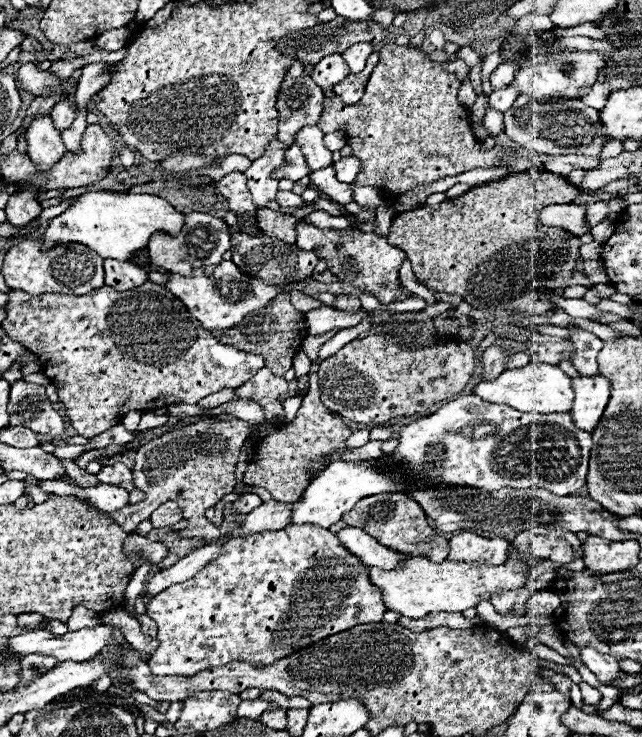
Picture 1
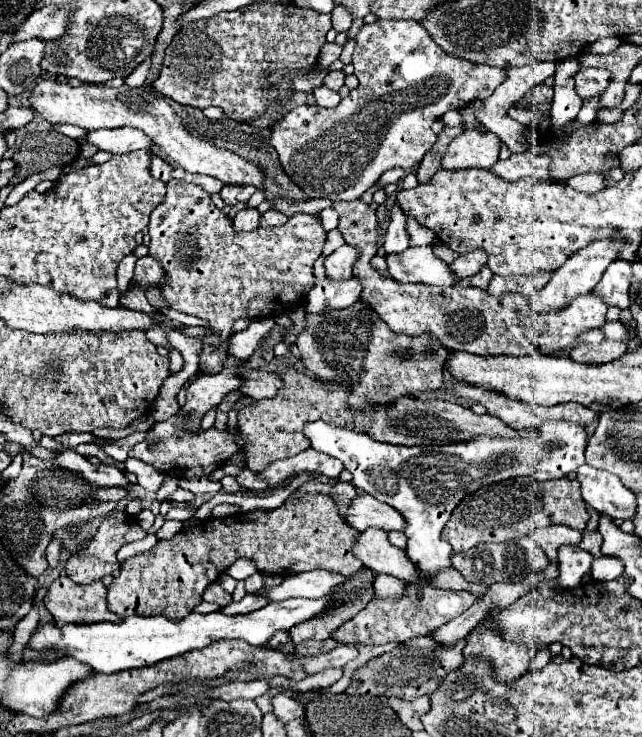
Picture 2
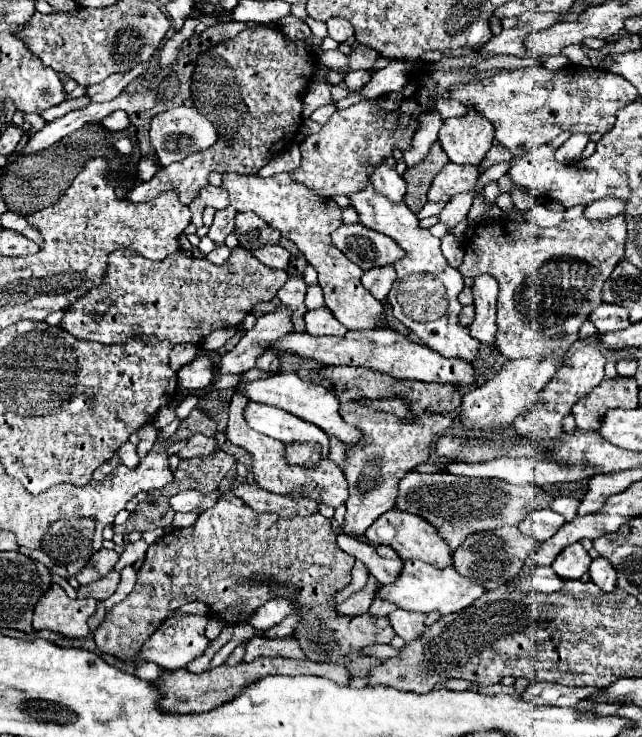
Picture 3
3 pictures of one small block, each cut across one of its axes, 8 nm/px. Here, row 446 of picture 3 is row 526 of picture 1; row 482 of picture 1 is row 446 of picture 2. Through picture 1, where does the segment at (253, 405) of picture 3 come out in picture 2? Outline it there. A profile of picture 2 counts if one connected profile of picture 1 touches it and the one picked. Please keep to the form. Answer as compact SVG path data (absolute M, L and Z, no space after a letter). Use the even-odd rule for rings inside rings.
M322 420L308 422L304 426L304 436L310 440L310 446L318 452L324 452L332 458L338 458L348 472L352 472L354 480L352 484L374 496L380 502L390 504L396 508L404 520L406 520L406 554L418 568L418 578L412 582L406 582L408 586L426 586L432 584L432 580L442 572L452 568L450 556L452 556L452 546L446 544L440 538L440 532L444 524L448 522L452 510L458 506L458 502L466 496L472 494L474 490L502 482L508 478L516 476L532 476L536 480L554 480L554 478L564 478L568 472L578 470L584 464L584 448L586 448L586 430L580 424L574 422L546 422L540 428L540 436L536 440L530 438L518 438L518 440L506 440L506 438L476 438L464 444L448 444L448 446L396 446L396 444L386 444L372 440L368 434L356 432L356 430L346 430L338 428L332 424L326 424Z

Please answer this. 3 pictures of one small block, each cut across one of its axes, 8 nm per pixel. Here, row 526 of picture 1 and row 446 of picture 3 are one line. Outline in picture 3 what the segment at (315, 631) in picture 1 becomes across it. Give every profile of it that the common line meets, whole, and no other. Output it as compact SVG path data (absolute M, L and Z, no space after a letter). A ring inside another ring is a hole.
M298 444L298 446L286 446L286 454L284 454L288 464L294 466L304 466L304 468L314 468L320 466L320 462L324 460L318 454L318 446L310 446L310 444Z

